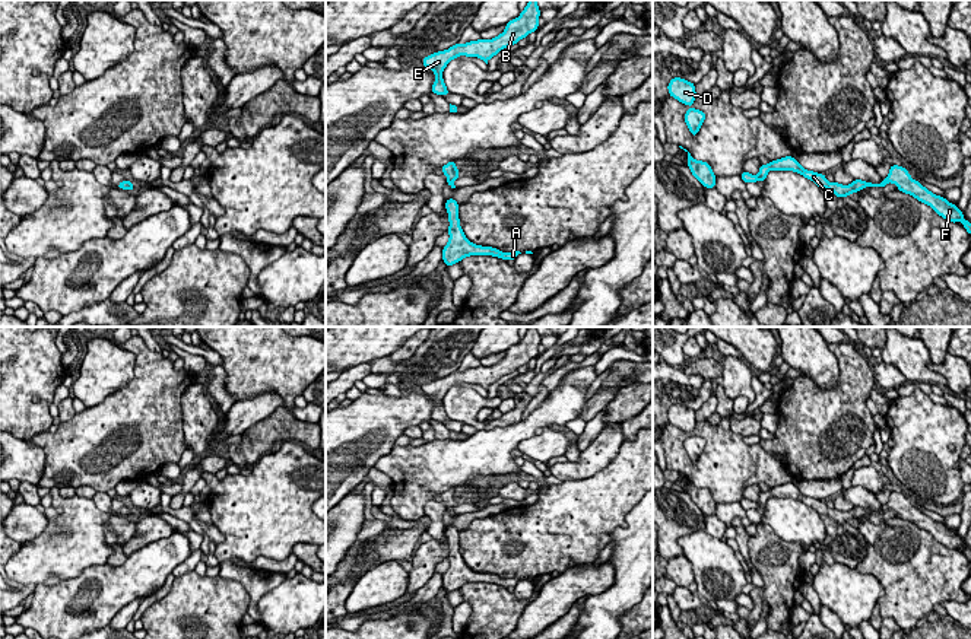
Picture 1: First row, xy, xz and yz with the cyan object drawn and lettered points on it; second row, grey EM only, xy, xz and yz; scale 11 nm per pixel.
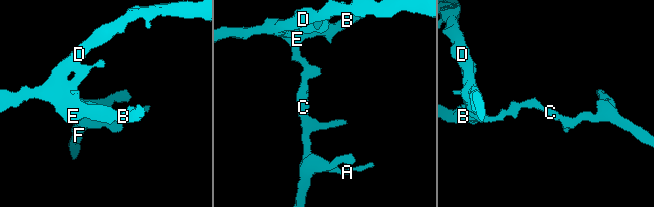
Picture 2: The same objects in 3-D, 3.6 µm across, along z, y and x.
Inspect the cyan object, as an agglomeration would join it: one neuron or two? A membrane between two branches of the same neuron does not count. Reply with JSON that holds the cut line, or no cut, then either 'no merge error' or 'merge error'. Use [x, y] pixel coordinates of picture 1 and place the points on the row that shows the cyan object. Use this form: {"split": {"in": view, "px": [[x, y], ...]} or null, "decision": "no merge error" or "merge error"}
{"split": null, "decision": "no merge error"}

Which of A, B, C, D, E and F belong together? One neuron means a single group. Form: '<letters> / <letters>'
A B C D E F

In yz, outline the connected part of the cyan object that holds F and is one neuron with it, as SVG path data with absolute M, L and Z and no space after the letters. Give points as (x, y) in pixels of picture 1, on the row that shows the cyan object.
M786 156L772 160L768 165L761 165L758 175L752 175L743 171L740 178L745 184L756 181L765 182L767 174L772 169L797 172L805 178L813 181L821 190L828 188L838 198L847 197L851 193L857 193L866 187L885 187L888 182L892 182L901 193L910 194L918 201L929 204L939 216L942 216L948 222L961 222L967 232L971 235L971 222L964 219L962 210L949 203L945 197L933 194L918 181L913 179L904 166L891 165L888 177L883 178L879 184L854 179L851 184L843 185L835 181L829 182L824 174L807 171L793 156Z

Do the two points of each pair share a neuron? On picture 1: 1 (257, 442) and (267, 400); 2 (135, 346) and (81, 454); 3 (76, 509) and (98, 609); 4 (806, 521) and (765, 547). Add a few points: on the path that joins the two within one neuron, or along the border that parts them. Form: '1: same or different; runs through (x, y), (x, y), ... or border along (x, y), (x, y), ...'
1: different; border along (281, 406), (254, 422), (241, 435)
2: same; runs through (143, 372), (143, 391), (107, 428)
3: different; border along (105, 562), (86, 566), (76, 576), (59, 584)
4: different; border along (761, 521), (780, 537), (796, 540), (800, 544)

